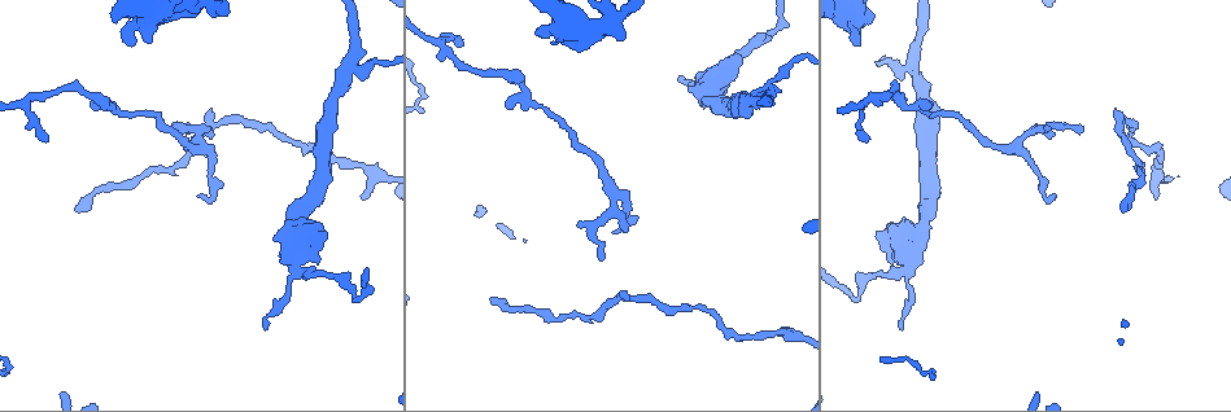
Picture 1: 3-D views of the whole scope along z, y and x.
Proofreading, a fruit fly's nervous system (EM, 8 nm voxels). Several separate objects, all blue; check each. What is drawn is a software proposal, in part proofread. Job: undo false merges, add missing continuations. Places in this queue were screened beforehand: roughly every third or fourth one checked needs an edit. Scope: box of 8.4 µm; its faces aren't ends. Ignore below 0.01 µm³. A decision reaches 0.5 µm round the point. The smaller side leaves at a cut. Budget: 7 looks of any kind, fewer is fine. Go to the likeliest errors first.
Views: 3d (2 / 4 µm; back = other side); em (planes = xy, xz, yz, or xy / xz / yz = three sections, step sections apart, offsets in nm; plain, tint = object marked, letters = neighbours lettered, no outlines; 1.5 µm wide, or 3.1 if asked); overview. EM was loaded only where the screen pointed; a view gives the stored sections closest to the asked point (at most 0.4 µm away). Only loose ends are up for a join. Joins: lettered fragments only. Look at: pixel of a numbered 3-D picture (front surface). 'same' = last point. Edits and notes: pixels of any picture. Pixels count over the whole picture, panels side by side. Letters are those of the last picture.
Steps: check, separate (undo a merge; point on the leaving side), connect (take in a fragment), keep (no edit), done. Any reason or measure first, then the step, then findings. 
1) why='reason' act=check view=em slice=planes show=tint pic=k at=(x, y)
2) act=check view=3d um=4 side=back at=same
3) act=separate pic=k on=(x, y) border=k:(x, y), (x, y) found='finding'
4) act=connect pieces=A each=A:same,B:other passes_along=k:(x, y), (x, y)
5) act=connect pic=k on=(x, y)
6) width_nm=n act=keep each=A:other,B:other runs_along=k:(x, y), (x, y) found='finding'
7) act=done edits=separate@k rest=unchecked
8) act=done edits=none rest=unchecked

why='an open end' act=check view=3d um=4 pic=1 at=(1122, 210)

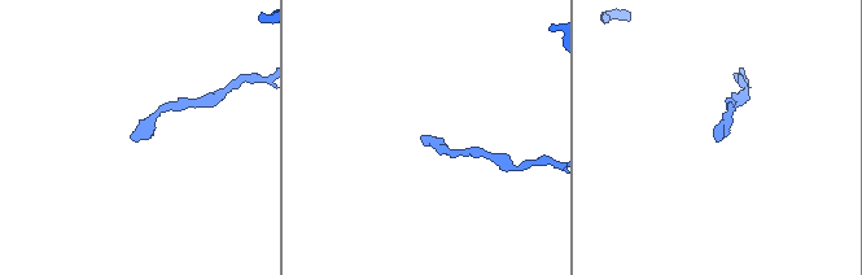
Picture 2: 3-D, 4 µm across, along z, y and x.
act=check view=em slice=xz step=4 show=tint pic=2 at=(427, 137)

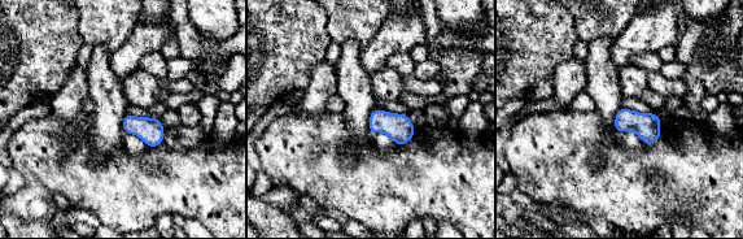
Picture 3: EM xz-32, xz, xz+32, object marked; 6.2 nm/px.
act=check view=em slice=planes show=letters at=same

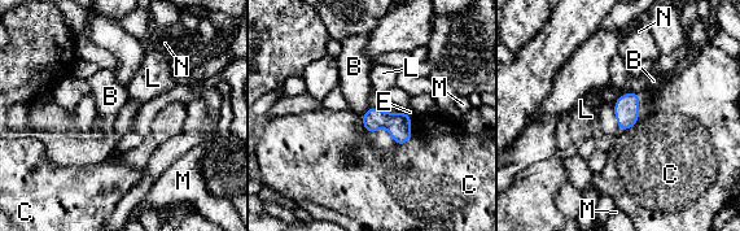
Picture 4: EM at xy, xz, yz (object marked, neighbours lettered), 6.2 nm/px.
longest_contact=C:200nm act=keep each=B:other,C:other,E:other,L:other,M:other,N:other found='no lettered fragment goes on from it'

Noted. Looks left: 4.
why='an open end' act=check view=3d um=4 pic=1 at=(148, 41)

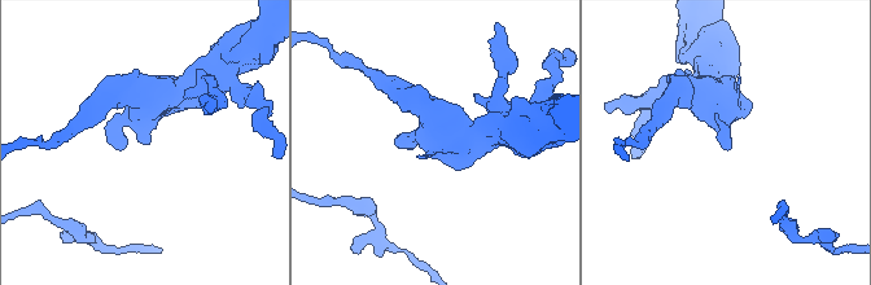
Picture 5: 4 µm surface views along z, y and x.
act=check view=em slice=yz step=4 show=tint pic=5 at=(146, 142)

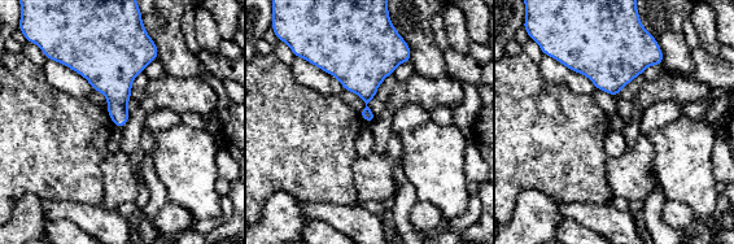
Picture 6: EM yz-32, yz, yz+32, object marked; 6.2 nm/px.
why='another direction' act=check view=em slice=xy step=8 show=letters at=same

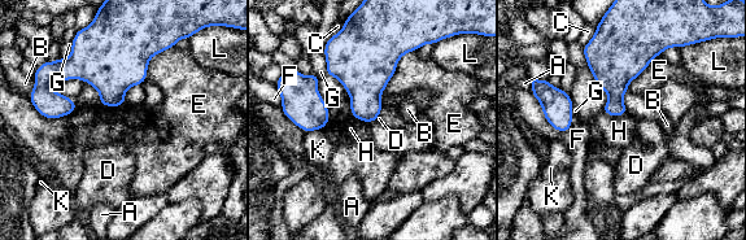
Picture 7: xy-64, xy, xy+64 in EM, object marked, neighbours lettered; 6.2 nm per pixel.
act=keep each=A:other,B:other,C:other,D:other,E:other,F:other,G:other,H:other,K:other,L:other border=7:(602, 110), (613, 116), (628, 112) found='no lettered fragment goes on from it'

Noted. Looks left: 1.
act=done edits=none rest=unchecked

